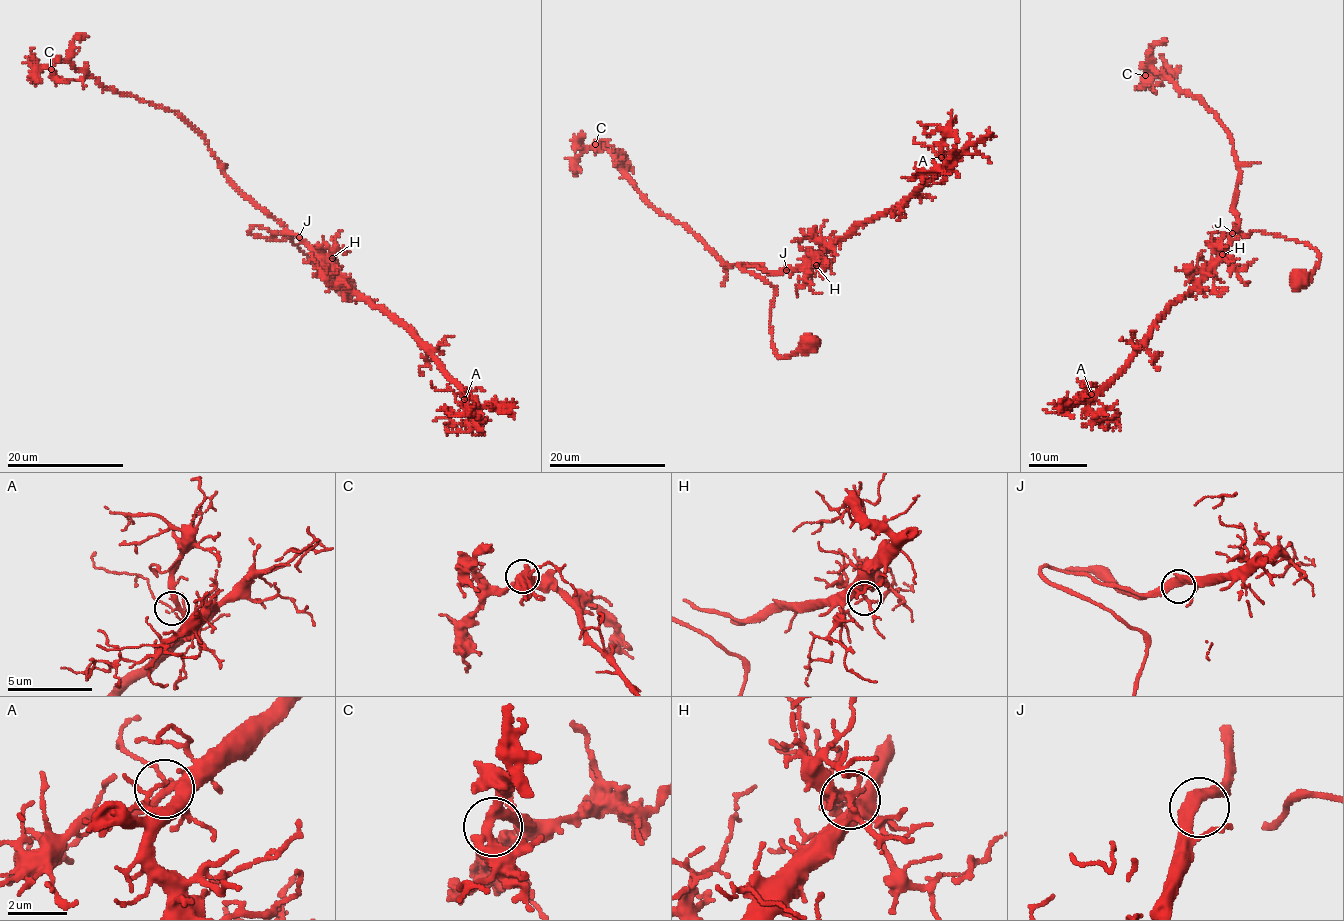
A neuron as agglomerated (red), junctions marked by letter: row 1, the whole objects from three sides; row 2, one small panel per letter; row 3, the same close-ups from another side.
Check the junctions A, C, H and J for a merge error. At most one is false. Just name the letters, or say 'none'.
none

